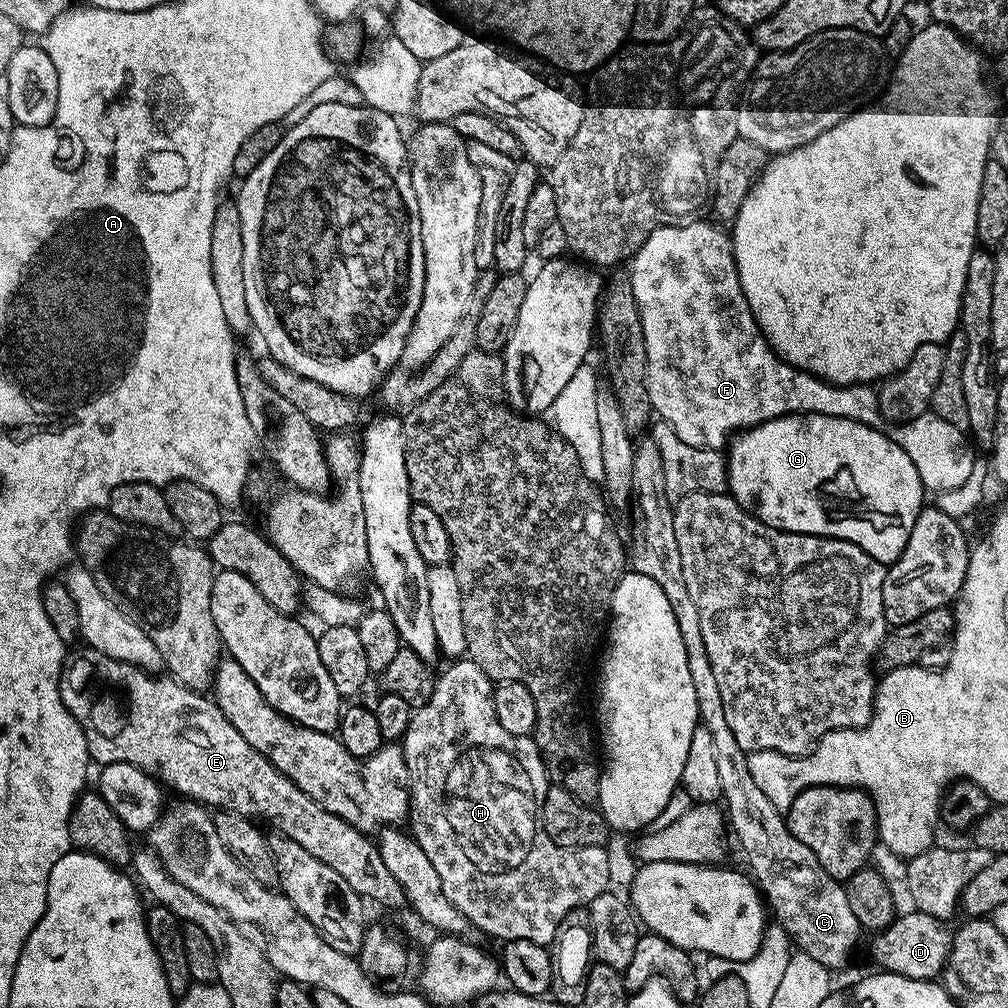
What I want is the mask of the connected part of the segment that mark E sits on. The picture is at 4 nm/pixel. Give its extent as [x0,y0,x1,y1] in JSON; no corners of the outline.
[60,647,405,908]

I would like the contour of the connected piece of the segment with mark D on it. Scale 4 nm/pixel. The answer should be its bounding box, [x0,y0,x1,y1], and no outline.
[871,910,953,980]

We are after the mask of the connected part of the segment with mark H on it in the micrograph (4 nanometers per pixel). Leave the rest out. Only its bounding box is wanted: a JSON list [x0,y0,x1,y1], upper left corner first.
[400,658,612,945]

